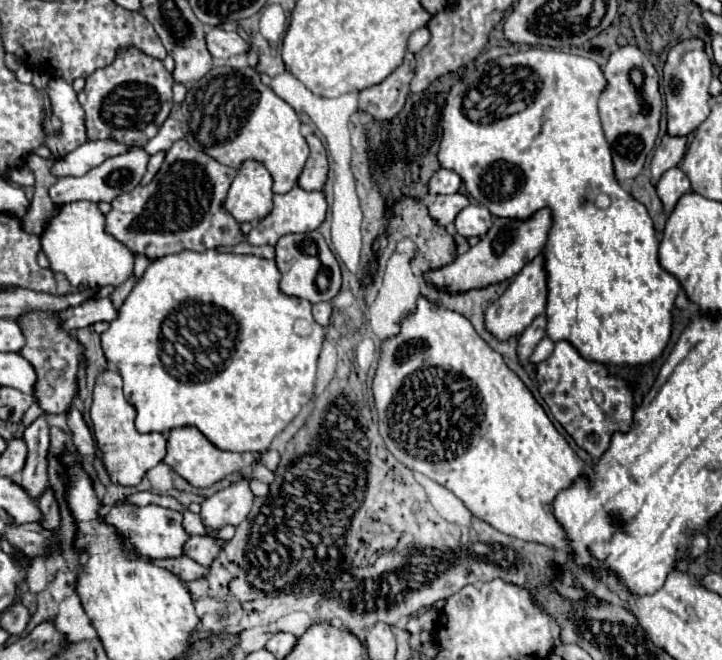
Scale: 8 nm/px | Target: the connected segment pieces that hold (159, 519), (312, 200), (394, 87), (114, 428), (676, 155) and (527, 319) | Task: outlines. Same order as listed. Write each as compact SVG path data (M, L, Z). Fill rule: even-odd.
M132 503L114 505L104 519L106 519L106 523L114 525L116 531L124 537L128 551L134 551L134 553L138 553L142 557L150 557L150 559L182 557L184 541L188 541L188 537L190 537L182 527L182 513L158 507L158 505L146 505L146 507L132 505Z
M294 187L292 191L288 191L284 195L274 195L274 207L272 207L270 215L264 217L246 235L246 241L250 245L274 245L278 241L278 237L282 237L286 233L314 231L326 219L326 211L328 211L328 203L326 203L326 193L324 191L304 191L300 187Z
M406 53L404 63L388 79L360 91L358 109L362 113L372 115L376 121L390 121L392 117L396 117L404 107L408 85L412 81L415 67L415 56L412 53Z
M106 369L98 375L94 387L94 403L90 409L94 423L94 437L102 451L102 461L110 479L118 485L138 485L148 469L166 457L166 437L162 433L142 435L134 427L136 409L122 395L122 377L116 369Z
M664 137L662 143L656 147L654 151L654 157L652 157L652 163L650 163L650 181L652 185L656 185L656 181L660 181L660 177L672 169L672 167L678 167L682 157L684 157L684 151L686 151L686 137Z
M538 255L512 279L506 293L488 305L484 313L486 329L498 341L508 341L512 337L518 337L538 315L546 311L546 295L548 295L548 287L546 287L546 273L544 273L544 257Z

